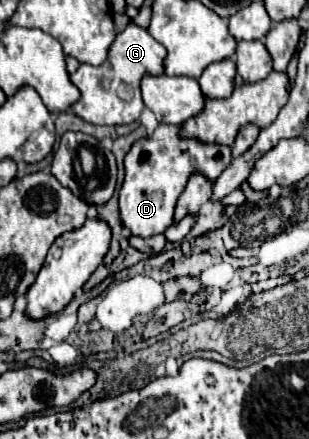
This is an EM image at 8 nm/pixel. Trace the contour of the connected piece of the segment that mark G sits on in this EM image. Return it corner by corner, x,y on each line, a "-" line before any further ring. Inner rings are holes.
129,24
121,34
117,34
111,50
109,50
109,58
107,62
103,62
101,66
91,66
91,64
81,64
79,70
75,74
71,74
71,82
81,90
81,98
79,102
73,106
73,112
77,116
81,116
83,120
91,122
91,124
131,124
135,120
139,120
145,104
141,98
141,78
151,74
151,76
161,76
163,70
163,58
167,56
167,50
155,40
151,38
151,34
145,28
139,28
137,24

